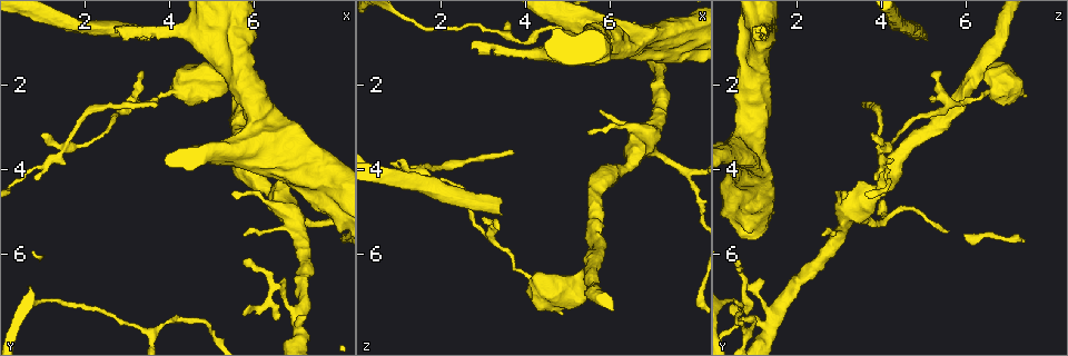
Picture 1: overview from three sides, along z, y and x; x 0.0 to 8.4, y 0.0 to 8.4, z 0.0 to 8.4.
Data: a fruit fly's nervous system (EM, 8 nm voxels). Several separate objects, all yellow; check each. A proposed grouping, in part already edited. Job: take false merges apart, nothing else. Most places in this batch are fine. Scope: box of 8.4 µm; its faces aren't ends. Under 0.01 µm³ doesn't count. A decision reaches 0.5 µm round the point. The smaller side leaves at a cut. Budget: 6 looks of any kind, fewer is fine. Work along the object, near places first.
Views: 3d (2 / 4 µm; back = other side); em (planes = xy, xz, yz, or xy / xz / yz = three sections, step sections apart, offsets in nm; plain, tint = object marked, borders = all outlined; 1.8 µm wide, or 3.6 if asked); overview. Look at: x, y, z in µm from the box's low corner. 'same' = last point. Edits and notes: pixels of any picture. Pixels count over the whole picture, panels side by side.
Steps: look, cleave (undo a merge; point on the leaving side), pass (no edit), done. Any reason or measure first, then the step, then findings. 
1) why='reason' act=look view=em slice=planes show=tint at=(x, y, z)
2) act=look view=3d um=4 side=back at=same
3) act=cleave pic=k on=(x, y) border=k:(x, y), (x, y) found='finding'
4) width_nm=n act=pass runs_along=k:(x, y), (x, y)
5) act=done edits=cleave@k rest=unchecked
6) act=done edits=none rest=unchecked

why='sudden change in width' act=look view=em slice=yz step=8 show=tint at=(5.45, 1.75, 6.40)

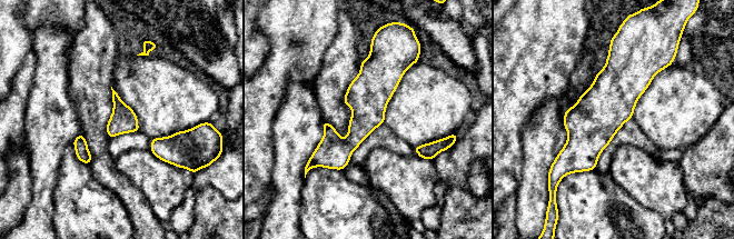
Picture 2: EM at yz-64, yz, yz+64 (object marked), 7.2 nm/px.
why='cut it another way' act=look view=em slice=planes show=tint at=same

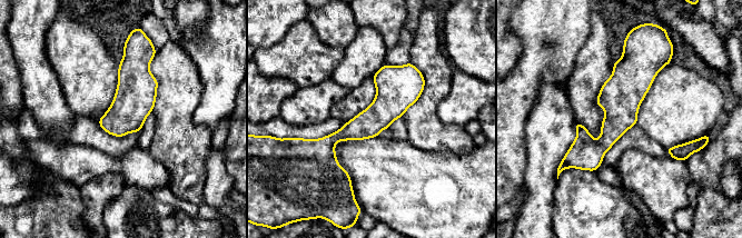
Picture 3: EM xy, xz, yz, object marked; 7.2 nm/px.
act=pass found='all the same cell'

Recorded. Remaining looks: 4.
why='thick turns thin' act=look view=em um=3.6 slice=planes show=tint at=(1.65, 3.45, 4.05)

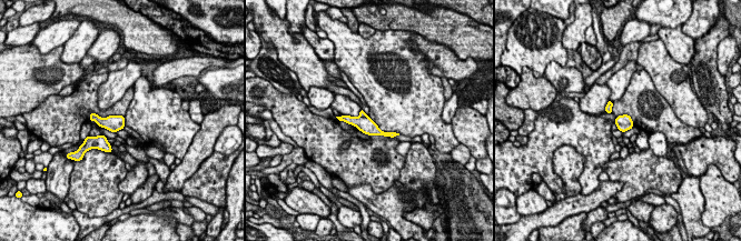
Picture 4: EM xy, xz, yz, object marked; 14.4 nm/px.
act=cleave pic=4 on=(362, 113) border=4:(359, 116), (366, 117) found='two cells meet here'

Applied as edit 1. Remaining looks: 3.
why='calibre changes' act=look view=em slice=planes show=tint at=(4.15, 0.70, 1.25)

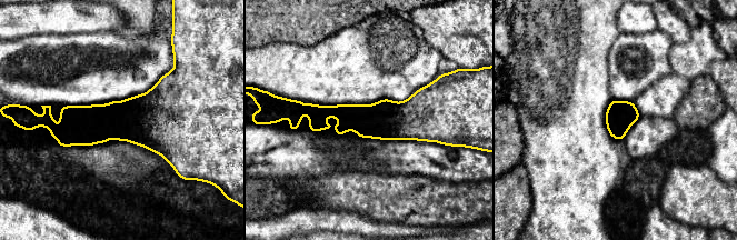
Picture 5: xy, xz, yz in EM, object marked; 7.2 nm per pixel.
width_nm=220 act=pass runs_along=5:(302, 111), (436, 122) found='one cell here'

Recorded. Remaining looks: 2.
act=done edits=cleave@4 rest=unchecked

